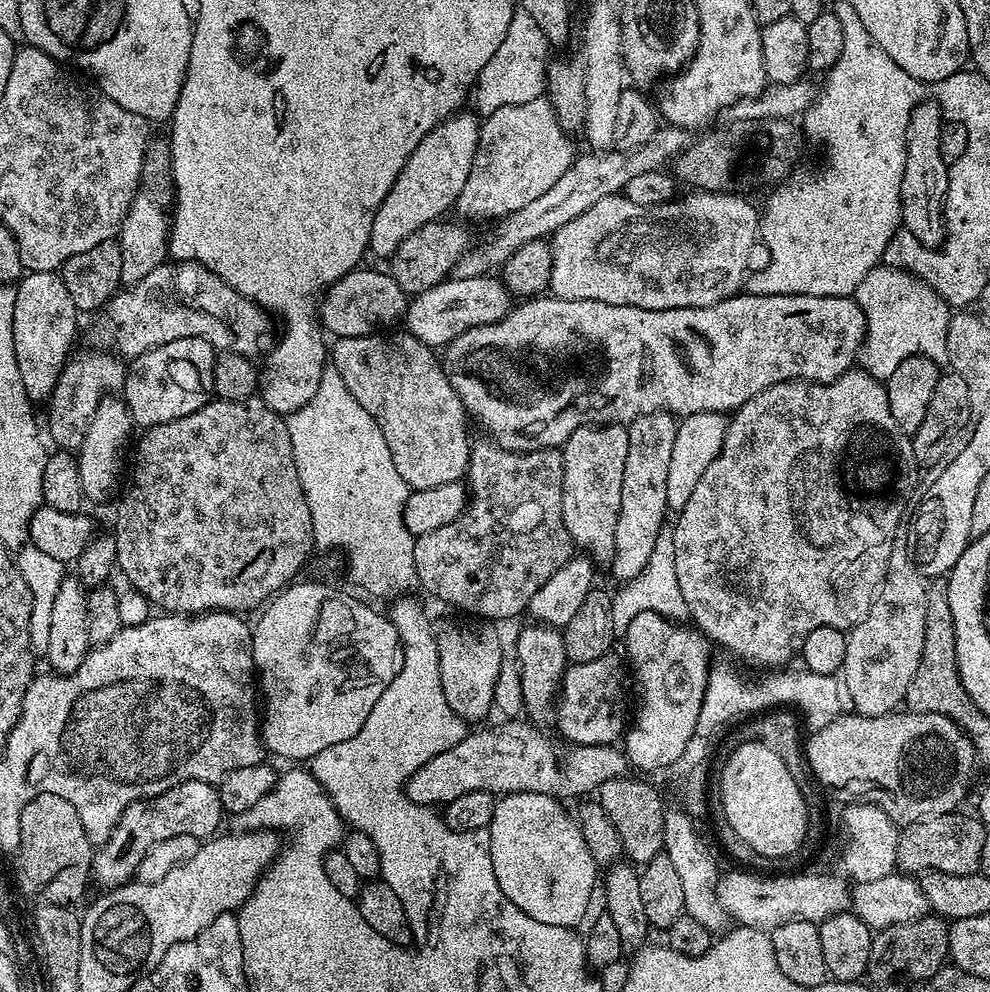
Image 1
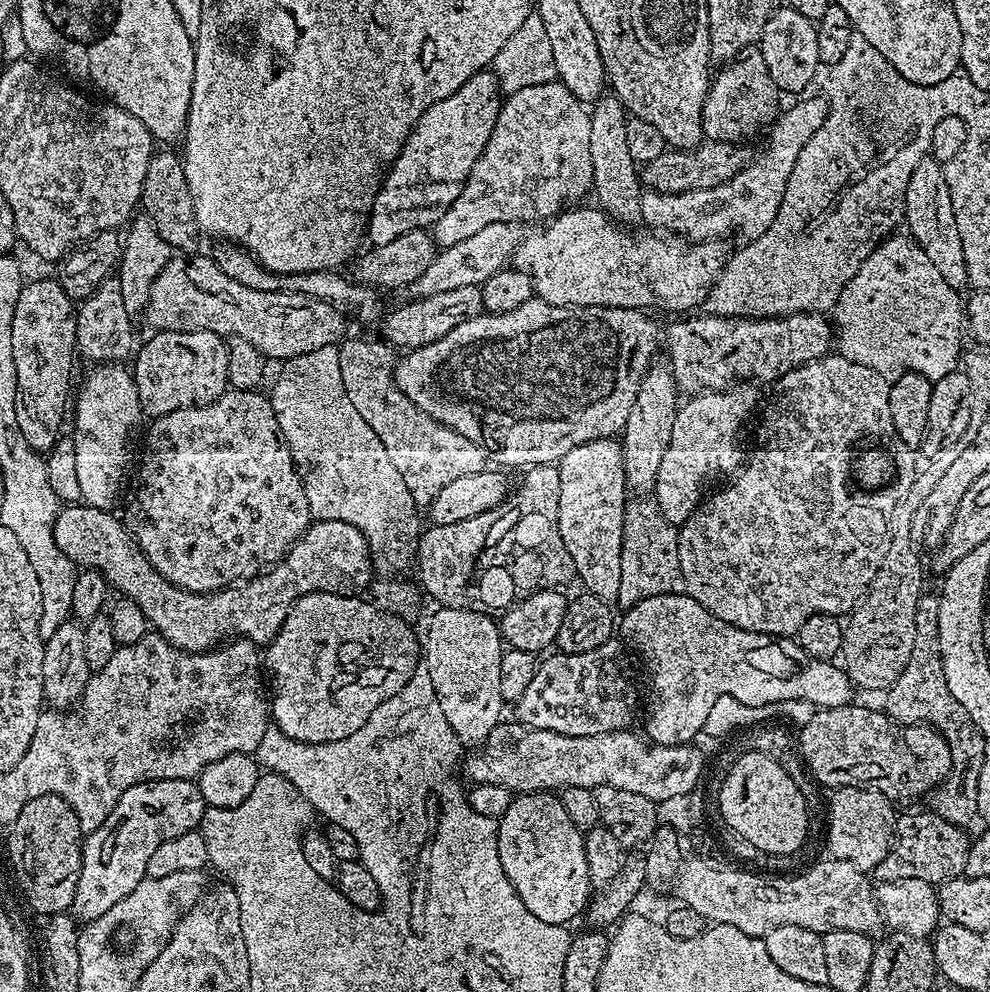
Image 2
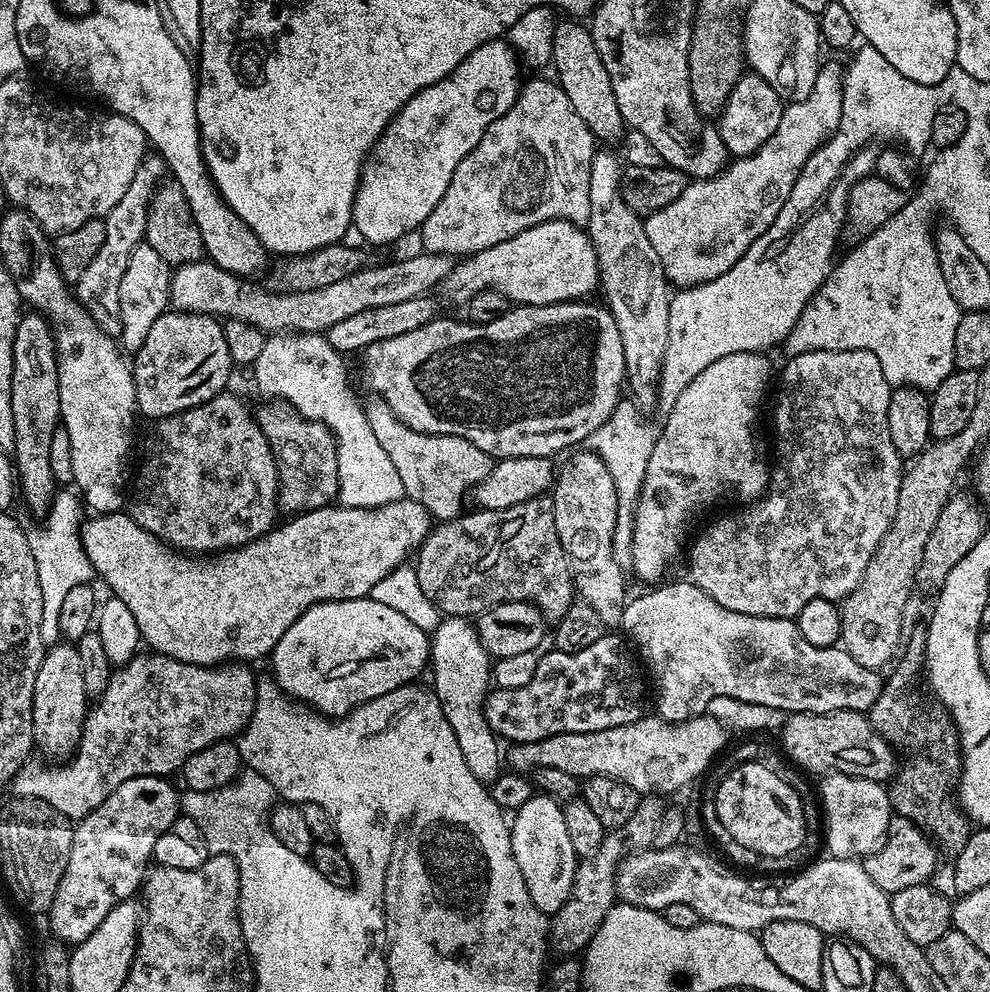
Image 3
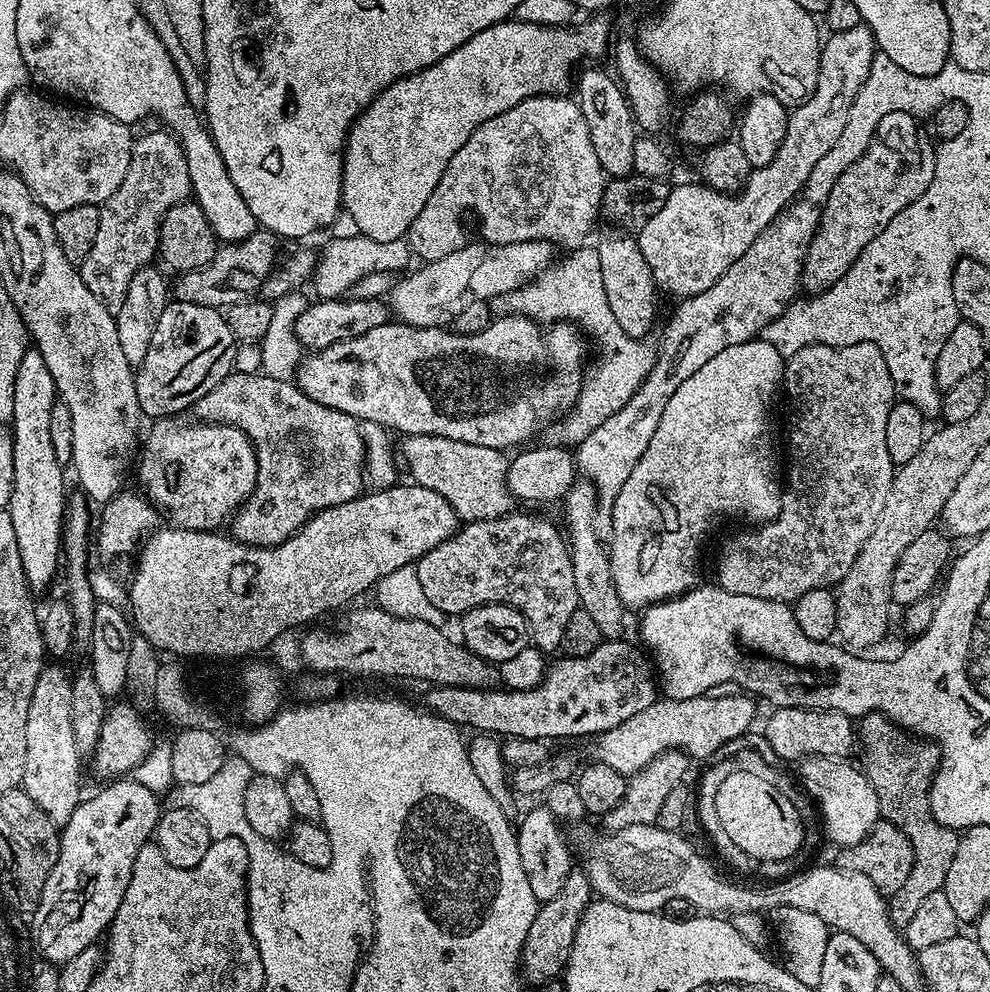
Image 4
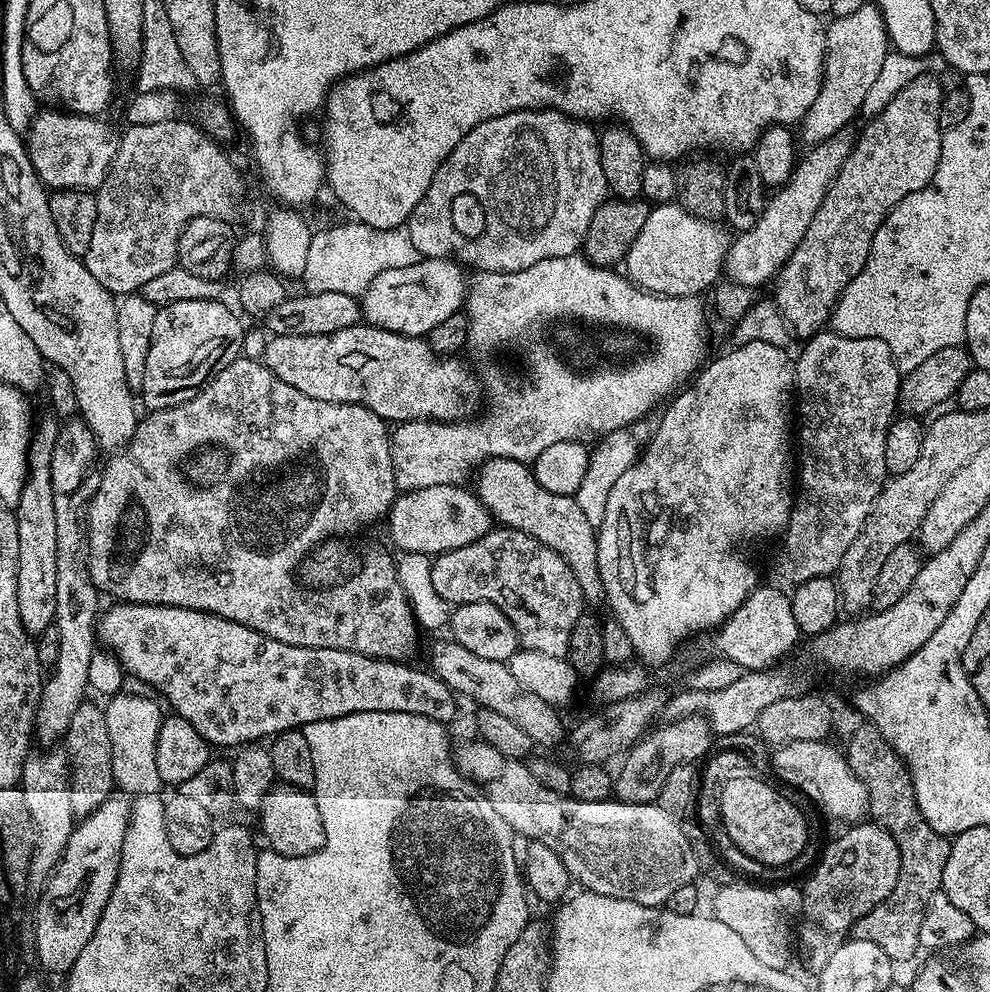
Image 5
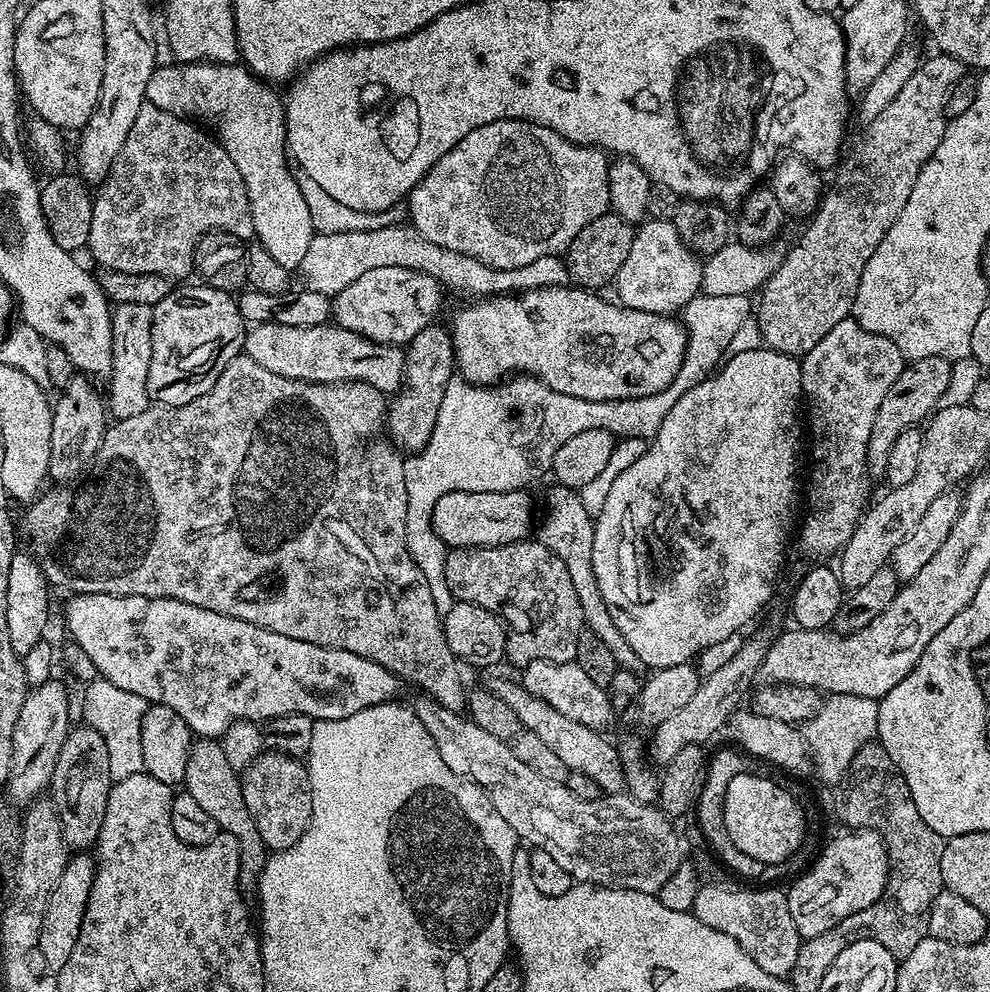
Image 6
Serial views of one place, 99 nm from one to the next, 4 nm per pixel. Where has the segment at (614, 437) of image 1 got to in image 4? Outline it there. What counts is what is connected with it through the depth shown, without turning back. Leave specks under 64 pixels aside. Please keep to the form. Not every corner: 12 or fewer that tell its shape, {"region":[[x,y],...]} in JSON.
{"region":[[577,479],[562,501],[580,607],[604,640],[625,635],[596,522],[596,487]]}

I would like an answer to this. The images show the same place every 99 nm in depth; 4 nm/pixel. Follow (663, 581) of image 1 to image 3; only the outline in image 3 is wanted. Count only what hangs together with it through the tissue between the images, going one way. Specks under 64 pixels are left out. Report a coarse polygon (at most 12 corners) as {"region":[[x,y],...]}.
{"region":[[631,399],[586,441],[618,494],[612,545],[632,555],[636,503],[661,429]]}

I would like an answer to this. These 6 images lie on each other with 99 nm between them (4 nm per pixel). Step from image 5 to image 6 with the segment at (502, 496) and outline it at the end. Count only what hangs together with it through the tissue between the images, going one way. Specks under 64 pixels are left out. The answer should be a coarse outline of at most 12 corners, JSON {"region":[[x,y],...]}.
{"region":[[553,483],[535,539],[562,558],[587,631],[617,668],[639,673],[594,578],[596,521],[579,491]]}

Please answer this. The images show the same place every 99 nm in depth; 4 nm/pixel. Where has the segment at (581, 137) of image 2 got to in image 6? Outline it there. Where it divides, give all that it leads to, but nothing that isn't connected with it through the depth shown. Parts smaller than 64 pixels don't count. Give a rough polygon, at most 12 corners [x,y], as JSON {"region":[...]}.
{"region":[[525,120],[470,130],[408,195],[498,270],[610,208],[609,157]]}

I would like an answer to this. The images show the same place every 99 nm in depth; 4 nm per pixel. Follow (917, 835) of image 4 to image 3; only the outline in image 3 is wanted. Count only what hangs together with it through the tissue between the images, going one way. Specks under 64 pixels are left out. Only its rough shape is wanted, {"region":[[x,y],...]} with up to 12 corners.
{"region":[[914,629],[866,715],[899,757],[893,813],[954,858],[974,831],[954,799],[962,767],[943,707],[904,693],[921,675]]}

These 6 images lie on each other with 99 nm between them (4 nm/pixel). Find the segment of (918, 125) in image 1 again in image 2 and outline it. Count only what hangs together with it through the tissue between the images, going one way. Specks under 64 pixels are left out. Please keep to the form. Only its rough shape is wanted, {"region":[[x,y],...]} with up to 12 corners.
{"region":[[912,164],[903,223],[942,278],[969,287],[944,164]]}

